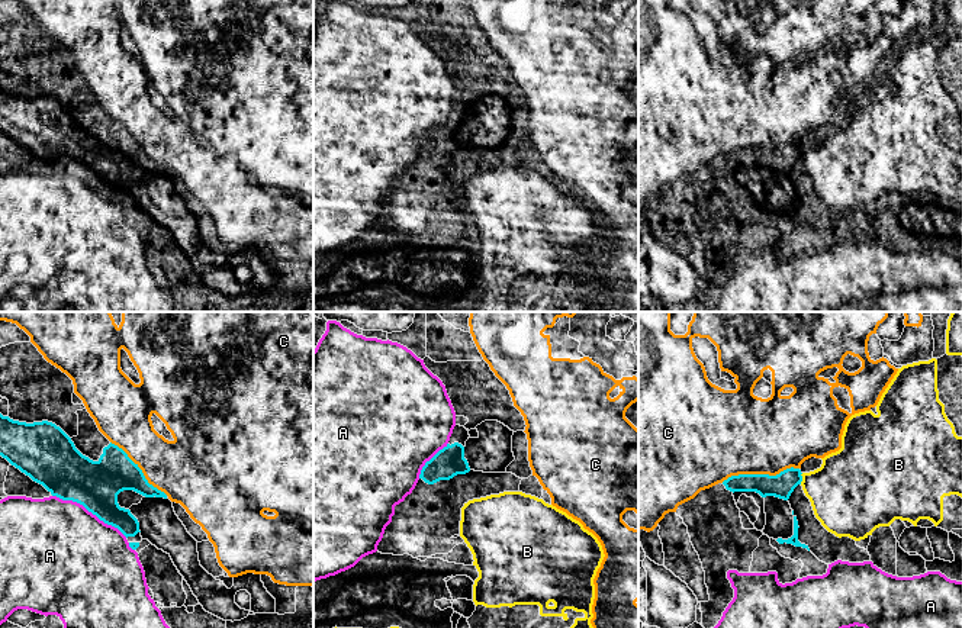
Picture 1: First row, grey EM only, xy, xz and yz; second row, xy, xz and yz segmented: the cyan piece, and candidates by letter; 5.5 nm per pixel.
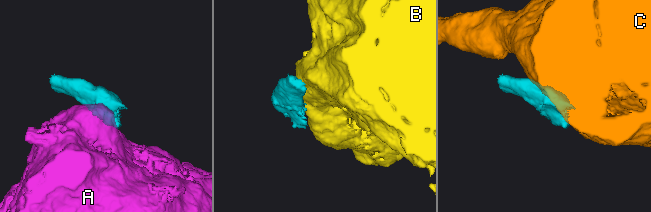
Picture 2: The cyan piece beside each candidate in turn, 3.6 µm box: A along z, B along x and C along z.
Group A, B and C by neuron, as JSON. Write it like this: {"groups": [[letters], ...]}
{"groups": [["A"], ["B"], ["C"]]}

